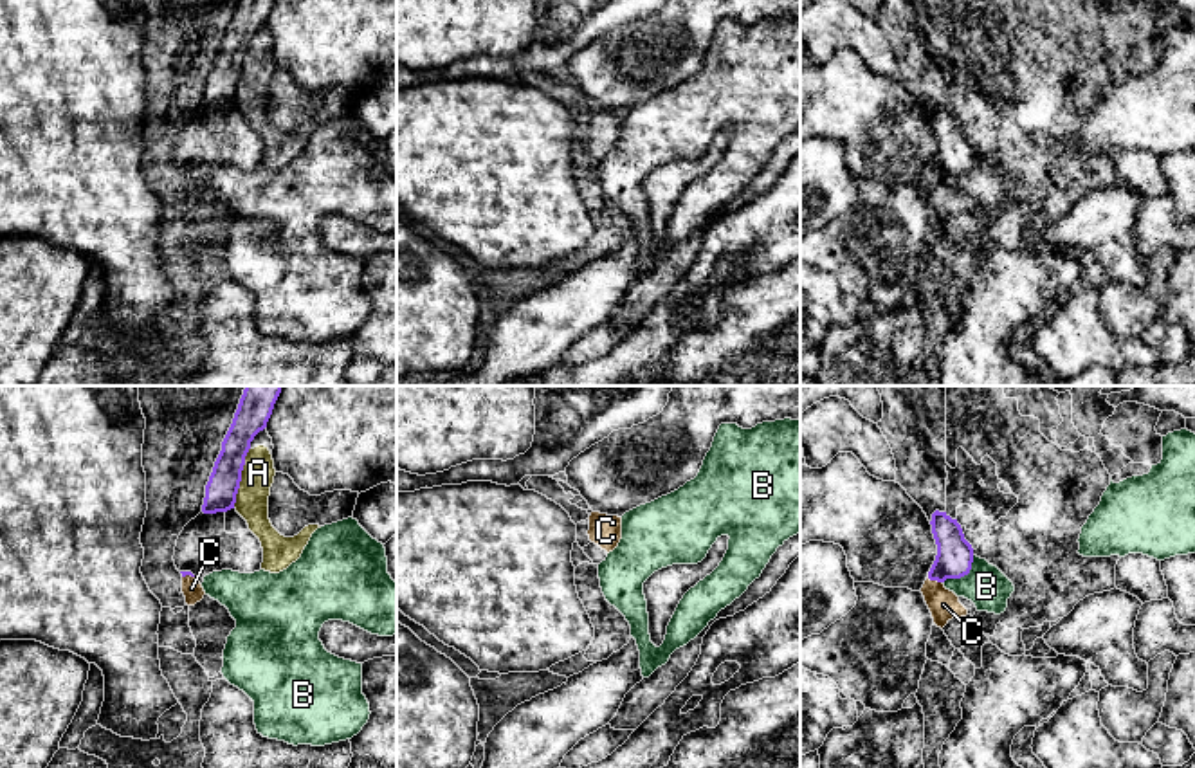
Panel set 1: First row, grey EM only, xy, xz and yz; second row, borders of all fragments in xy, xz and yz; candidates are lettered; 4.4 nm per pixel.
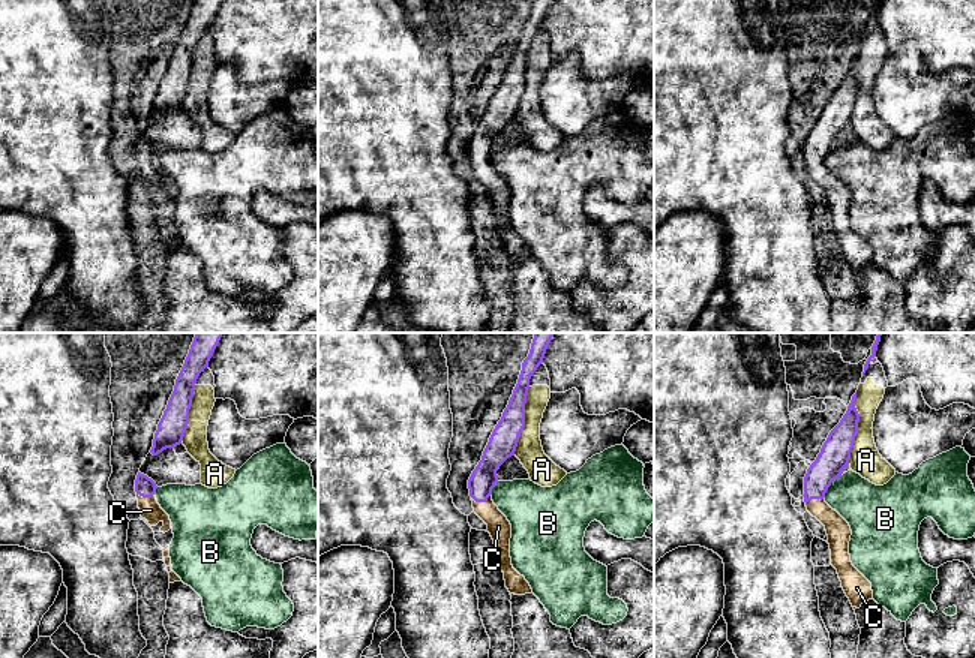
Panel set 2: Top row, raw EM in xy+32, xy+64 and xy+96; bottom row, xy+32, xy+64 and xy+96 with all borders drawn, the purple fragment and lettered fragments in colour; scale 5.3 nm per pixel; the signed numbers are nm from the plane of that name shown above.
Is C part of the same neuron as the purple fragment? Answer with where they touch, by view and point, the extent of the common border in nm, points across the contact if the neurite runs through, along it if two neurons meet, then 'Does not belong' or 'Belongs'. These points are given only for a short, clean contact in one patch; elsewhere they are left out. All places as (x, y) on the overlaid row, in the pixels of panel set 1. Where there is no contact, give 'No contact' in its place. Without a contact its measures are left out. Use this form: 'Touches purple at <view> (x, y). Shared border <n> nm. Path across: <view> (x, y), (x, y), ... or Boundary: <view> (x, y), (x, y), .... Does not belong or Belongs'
Touches purple at yz (934, 579). Shared border 80 nm. Path across: yz (954, 557), (934, 579), (934, 594), (943, 604). Belongs

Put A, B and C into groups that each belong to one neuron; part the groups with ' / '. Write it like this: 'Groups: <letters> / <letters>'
Groups: A / B / C

